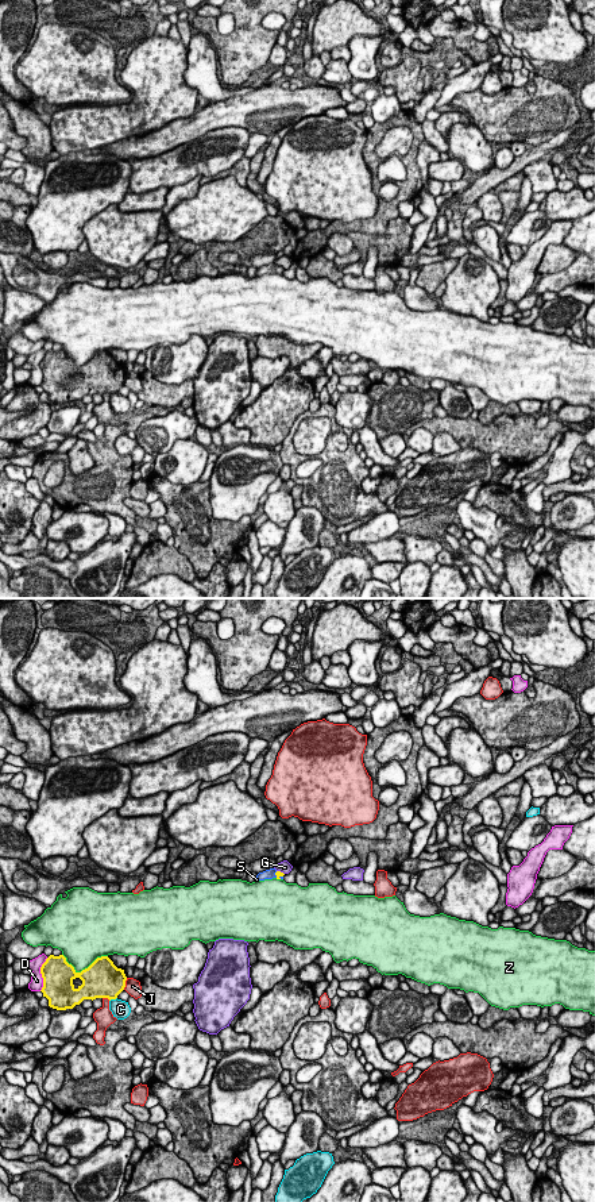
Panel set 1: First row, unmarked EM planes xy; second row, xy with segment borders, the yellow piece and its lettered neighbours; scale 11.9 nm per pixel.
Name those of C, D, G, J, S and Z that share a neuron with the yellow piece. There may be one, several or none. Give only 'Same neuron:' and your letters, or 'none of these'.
Same neuron: S

